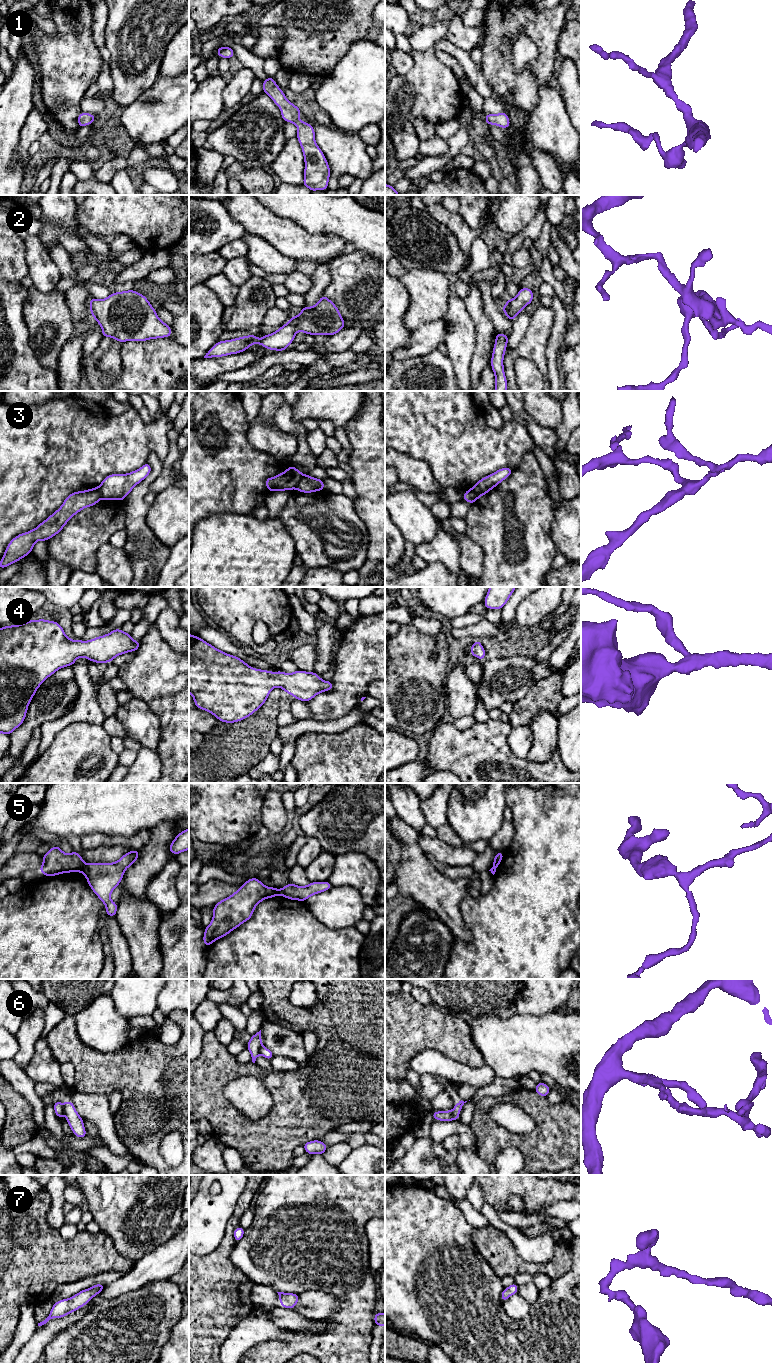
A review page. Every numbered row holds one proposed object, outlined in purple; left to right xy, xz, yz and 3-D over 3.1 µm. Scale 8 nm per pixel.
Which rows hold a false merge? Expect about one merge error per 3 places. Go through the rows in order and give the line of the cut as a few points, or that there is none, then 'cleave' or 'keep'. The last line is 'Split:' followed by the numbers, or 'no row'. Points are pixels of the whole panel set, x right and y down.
1: no cut; keep
2: no cut; keep
3: cut in xz along (303, 474), (295, 487); cleave
4: no cut; keep
5: cut in xy along (84, 865), (81, 871); cleave
6: cut in yz along (454, 1108), (455, 1119); cleave
7: no cut; keep
Split: 3, 5, 6

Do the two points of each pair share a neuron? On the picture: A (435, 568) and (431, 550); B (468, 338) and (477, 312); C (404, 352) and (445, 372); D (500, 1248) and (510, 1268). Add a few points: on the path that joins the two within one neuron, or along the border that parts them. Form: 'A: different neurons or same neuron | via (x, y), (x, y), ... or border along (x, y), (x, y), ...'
A: different neurons | border along (428, 563), (440, 562), (455, 573)
B: different neurons | border along (463, 301), (475, 328), (476, 345)
C: different neurons | border along (436, 348), (424, 355), (395, 360)
D: same neuron | via (500, 1253), (507, 1263)

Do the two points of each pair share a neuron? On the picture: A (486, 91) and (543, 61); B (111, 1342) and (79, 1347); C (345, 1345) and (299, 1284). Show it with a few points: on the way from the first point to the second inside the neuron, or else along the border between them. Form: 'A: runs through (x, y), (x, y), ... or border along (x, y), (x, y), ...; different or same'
A: border along (481, 71), (494, 96); different
B: runs through (103, 1347), (87, 1347); same
C: runs through (347, 1322), (347, 1300), (334, 1287), (322, 1280); same

